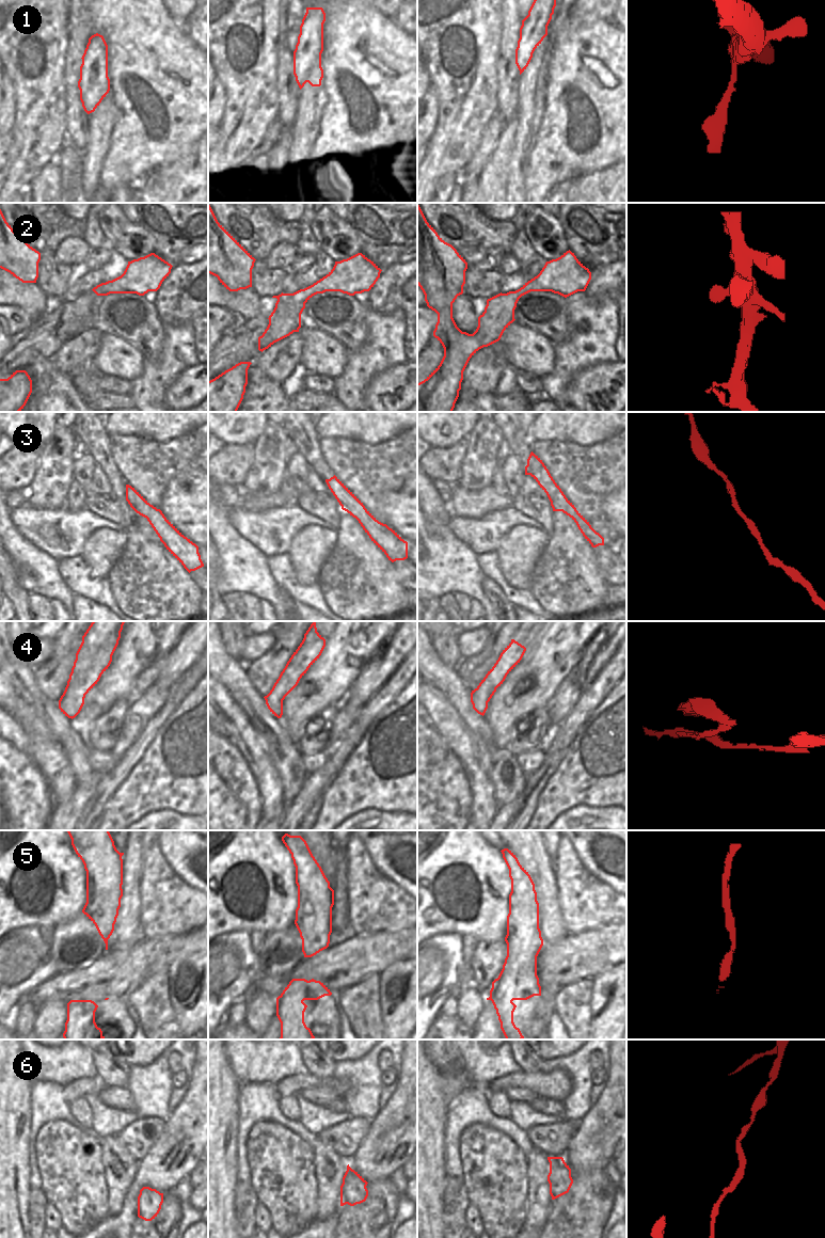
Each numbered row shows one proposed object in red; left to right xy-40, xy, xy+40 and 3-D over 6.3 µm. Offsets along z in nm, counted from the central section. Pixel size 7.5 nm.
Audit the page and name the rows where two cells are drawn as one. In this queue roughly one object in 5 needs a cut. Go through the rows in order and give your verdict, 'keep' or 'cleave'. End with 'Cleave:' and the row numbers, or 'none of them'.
1: keep
2: keep
3: keep
4: cleave
5: keep
6: keep
Cleave: 4

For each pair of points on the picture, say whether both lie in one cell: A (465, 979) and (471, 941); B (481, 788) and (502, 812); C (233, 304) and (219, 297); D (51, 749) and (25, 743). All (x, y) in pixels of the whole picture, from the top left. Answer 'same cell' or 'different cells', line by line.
A: same cell
B: different cells
C: same cell
D: different cells

